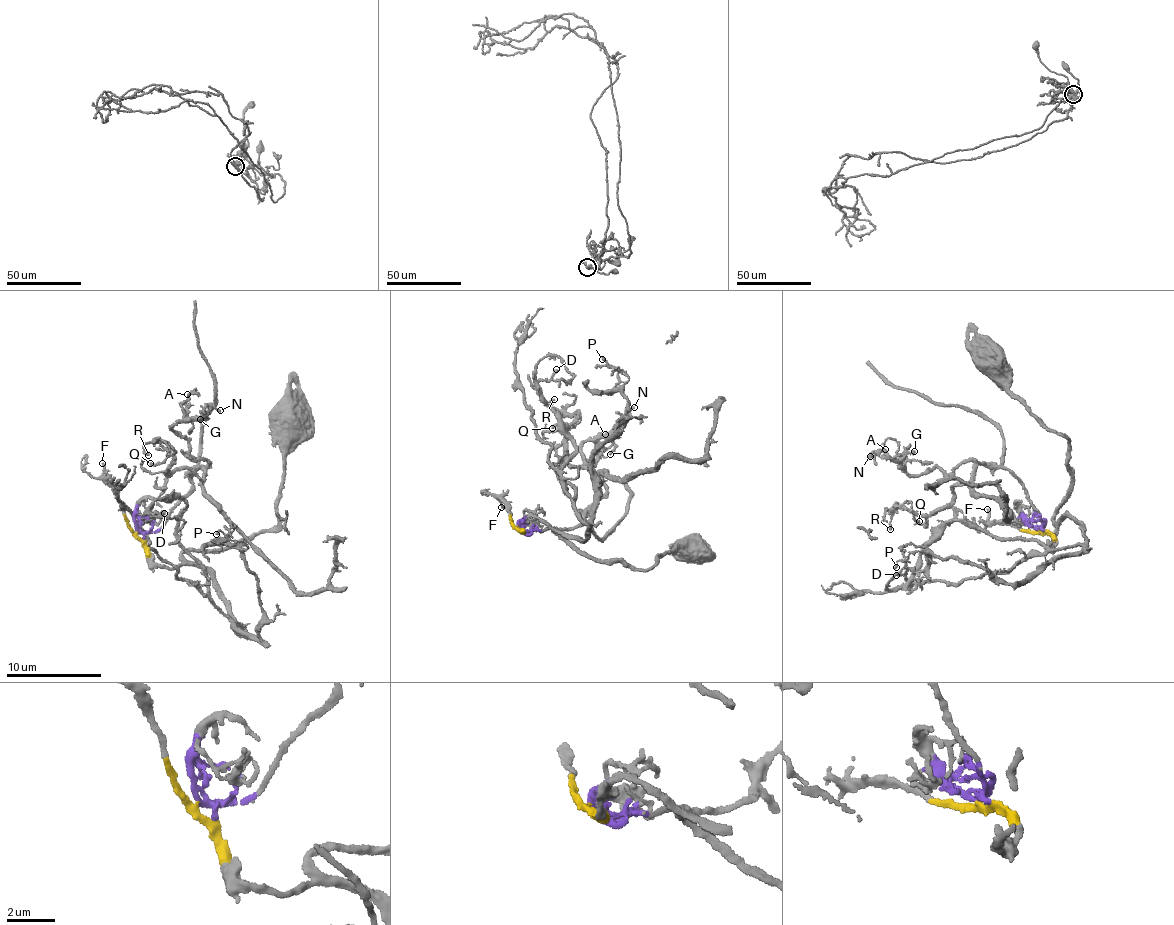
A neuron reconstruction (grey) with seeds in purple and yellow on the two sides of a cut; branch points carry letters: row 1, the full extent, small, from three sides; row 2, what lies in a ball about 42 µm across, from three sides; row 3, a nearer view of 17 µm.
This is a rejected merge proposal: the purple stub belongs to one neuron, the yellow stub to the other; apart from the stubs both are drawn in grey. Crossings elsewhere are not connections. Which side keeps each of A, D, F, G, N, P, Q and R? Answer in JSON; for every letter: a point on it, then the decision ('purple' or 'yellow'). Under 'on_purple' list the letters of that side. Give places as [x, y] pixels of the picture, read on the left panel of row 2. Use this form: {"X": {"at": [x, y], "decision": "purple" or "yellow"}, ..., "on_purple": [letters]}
{"A": {"at": [187, 394], "decision": "purple"}, "D": {"at": [164, 513], "decision": "yellow"}, "F": {"at": [102, 463], "decision": "yellow"}, "G": {"at": [200, 419], "decision": "purple"}, "N": {"at": [220, 410], "decision": "purple"}, "P": {"at": [216, 534], "decision": "yellow"}, "Q": {"at": [150, 463], "decision": "purple"}, "R": {"at": [148, 455], "decision": "purple"}, "on_purple": ["A", "G", "N", "Q", "R"]}

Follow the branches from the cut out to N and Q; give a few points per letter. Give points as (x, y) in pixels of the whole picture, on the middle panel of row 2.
N: (516, 526), (545, 531), (583, 521), (583, 511), (606, 489), (594, 472), (601, 453), (595, 443), (634, 408)
Q: (516, 526), (564, 529), (583, 521), (583, 511), (599, 497), (593, 471), (567, 460), (569, 424), (551, 428)

